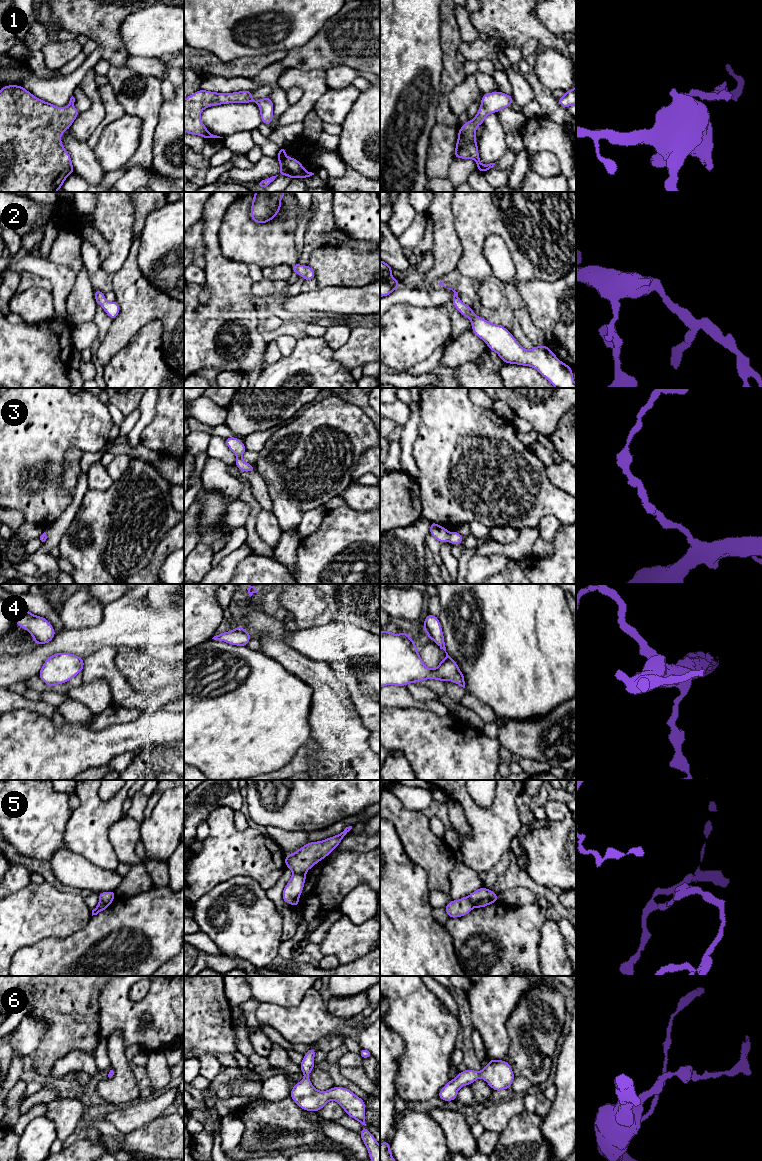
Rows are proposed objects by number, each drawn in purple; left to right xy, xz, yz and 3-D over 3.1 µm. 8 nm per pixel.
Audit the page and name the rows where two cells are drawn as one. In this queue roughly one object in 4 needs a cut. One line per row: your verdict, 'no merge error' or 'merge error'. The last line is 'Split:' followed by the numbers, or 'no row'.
1: no merge error
2: no merge error
3: no merge error
4: no merge error
5: merge error
6: no merge error
Split: 5

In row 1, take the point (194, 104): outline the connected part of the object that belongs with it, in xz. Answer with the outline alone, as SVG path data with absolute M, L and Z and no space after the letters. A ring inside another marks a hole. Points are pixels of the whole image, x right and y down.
M198 90L184 99L184 131L188 134L211 138L223 138L211 134L200 120L201 112L212 106L230 103L256 103L260 109L263 124L269 125L273 121L274 104L269 96L254 100L249 90L232 93L218 93L208 90Z

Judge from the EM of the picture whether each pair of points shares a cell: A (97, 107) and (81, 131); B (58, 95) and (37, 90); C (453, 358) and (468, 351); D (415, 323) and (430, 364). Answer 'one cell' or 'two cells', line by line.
A: one cell
B: one cell
C: one cell
D: two cells

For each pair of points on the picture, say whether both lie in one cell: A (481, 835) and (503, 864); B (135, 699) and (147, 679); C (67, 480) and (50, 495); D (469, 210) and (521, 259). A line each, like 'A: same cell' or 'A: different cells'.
A: different cells
B: different cells
C: different cells
D: same cell

